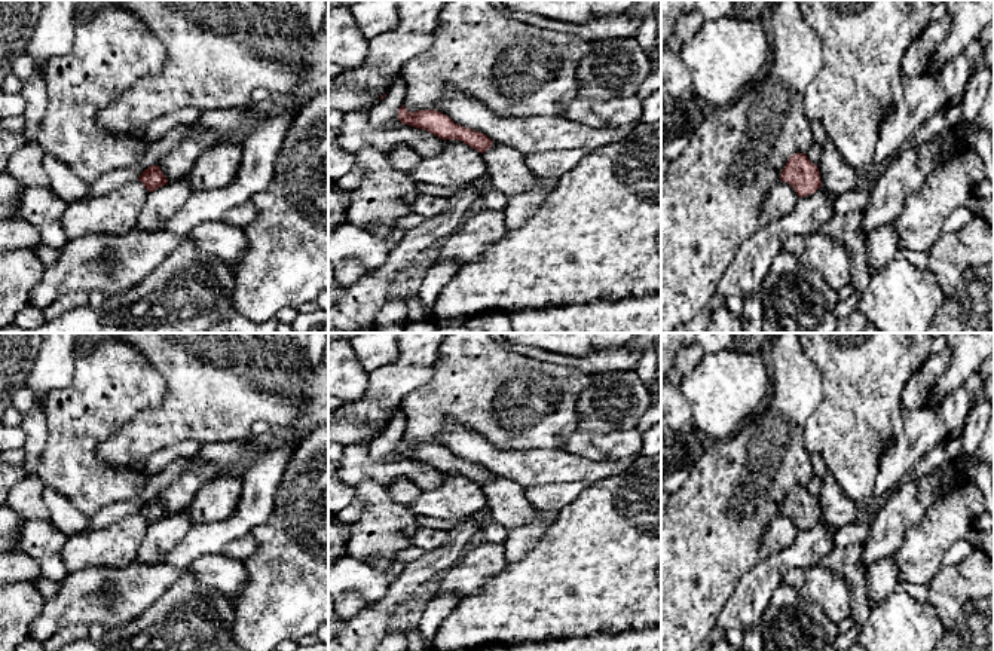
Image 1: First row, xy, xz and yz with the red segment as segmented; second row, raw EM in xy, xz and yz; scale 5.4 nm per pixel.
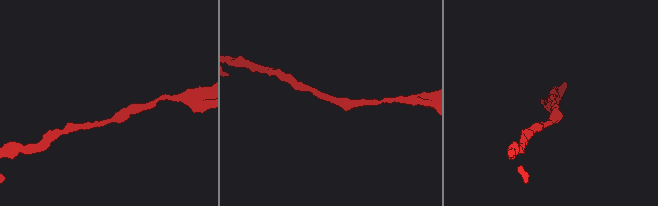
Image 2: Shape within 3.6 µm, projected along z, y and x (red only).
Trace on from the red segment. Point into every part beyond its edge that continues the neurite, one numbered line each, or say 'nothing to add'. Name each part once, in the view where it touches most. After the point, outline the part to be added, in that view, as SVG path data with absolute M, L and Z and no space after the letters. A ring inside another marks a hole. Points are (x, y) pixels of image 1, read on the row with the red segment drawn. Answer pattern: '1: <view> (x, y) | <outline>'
nothing to add

